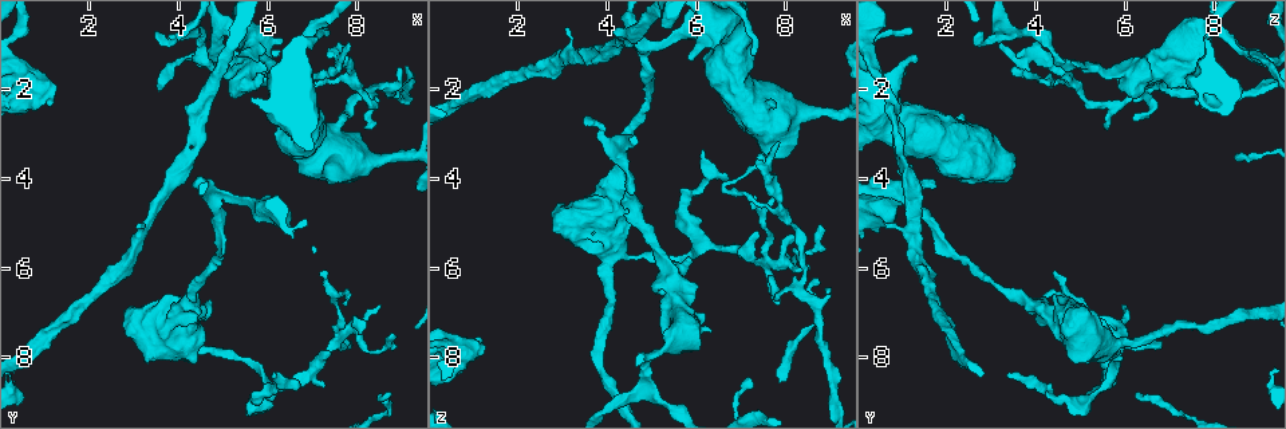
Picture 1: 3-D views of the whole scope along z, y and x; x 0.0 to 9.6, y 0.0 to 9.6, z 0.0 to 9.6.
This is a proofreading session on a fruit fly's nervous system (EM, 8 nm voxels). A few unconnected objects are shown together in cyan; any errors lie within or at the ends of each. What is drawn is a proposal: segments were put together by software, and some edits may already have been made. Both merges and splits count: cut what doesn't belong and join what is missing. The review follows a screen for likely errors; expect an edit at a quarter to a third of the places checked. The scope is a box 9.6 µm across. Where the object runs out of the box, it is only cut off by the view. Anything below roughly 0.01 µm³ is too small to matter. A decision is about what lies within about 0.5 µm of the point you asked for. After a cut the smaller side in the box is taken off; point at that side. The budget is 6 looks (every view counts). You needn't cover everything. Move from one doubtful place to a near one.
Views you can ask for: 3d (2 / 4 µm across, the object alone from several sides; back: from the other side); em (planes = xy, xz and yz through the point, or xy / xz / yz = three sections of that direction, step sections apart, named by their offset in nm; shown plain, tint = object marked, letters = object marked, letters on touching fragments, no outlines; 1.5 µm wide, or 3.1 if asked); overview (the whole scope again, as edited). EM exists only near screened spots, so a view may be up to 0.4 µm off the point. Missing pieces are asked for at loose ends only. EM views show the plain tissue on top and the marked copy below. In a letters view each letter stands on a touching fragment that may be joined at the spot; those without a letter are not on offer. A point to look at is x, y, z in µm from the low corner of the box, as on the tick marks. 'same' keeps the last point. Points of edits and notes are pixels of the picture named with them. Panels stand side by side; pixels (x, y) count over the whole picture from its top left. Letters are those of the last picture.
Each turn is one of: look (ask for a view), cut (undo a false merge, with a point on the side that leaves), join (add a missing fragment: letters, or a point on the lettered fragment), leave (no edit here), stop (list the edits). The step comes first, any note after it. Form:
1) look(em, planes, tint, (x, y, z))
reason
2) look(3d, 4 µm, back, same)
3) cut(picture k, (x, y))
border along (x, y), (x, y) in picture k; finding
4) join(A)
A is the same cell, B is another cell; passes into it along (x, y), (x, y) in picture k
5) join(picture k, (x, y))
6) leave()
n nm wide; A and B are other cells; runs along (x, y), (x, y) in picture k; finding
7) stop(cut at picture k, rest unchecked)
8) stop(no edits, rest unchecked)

look(3d, 4 µm, back, (4.80, 4.35, 1.10))
branch point

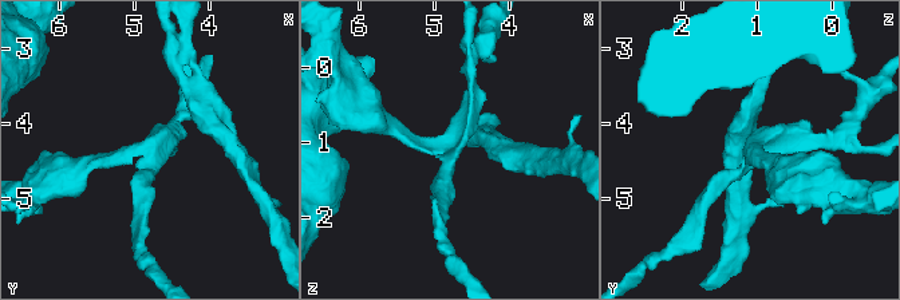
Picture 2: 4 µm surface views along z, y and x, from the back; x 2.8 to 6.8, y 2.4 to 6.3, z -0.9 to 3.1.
look(em, yz, step 4, tint, (4.80, 4.35, 1.10))
need the tissue

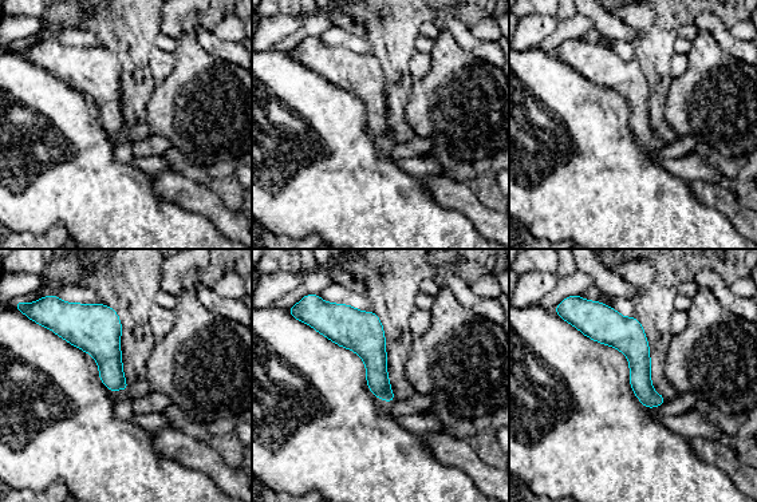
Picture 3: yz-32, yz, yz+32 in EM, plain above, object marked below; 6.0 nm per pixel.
look(em, yz, step 4, letters, same)

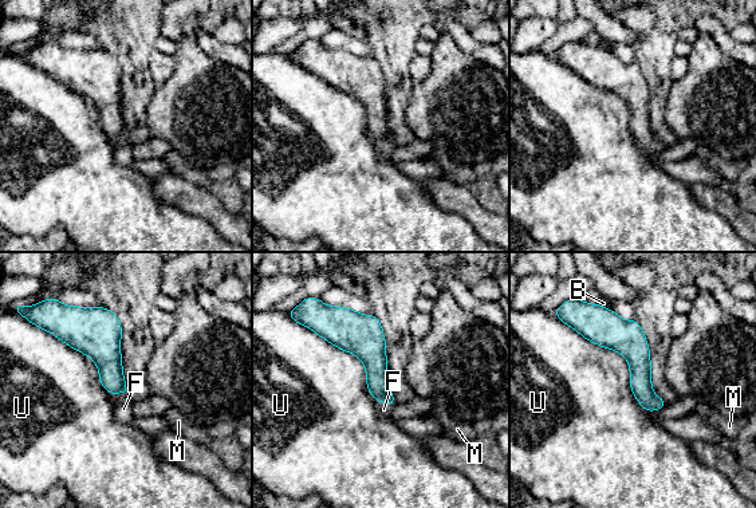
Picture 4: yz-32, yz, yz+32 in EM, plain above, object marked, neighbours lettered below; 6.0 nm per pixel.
leave()
B, F, M and U are other cells; runs along (570, 316), (607, 329), (660, 402) in picture 4; continuous, no second neuron

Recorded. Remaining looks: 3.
look(3d, 4 µm, (7.80, 2.60, 2.40))
free end

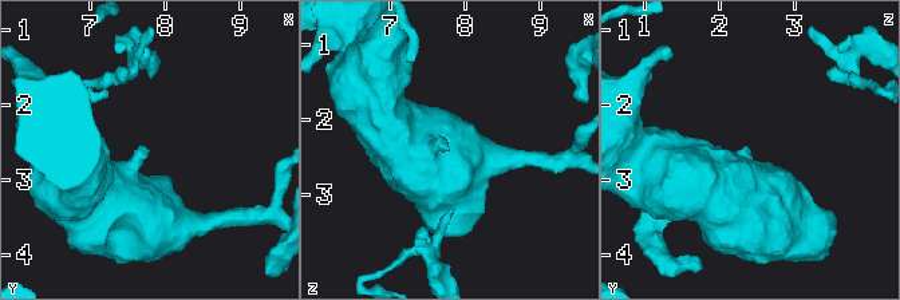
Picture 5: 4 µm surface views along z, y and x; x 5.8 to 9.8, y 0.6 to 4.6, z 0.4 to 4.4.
look(em, yz, step 8, tint, (7.80, 2.65, 2.40))
need the tissue

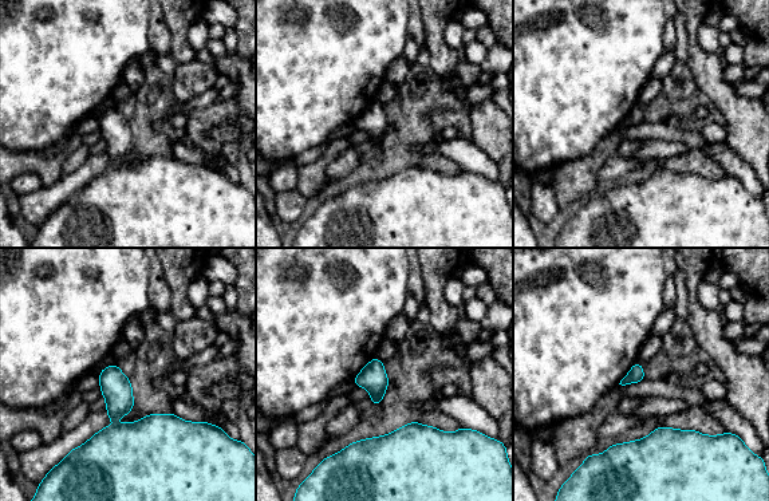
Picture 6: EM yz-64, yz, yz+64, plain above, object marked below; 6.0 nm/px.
look(em, planes, letters, same)

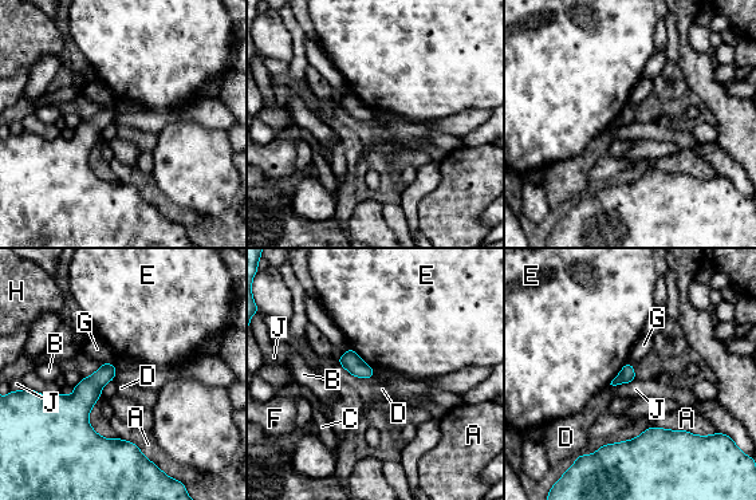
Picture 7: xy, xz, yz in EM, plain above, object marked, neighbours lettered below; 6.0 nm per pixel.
leave()
A, B, C, D, E, F, G, H and J are other cells; border along (610, 384), (614, 386) in picture 7; none of them fits

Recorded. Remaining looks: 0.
stop(no edits, rest unchecked)

